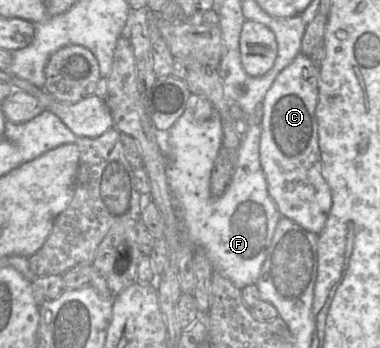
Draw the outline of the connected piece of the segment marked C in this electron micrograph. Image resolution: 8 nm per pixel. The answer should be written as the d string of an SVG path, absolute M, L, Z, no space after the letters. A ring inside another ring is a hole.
M299 54L279 73L262 101L260 139L260 162L268 193L280 215L318 235L332 209L332 190L325 176L317 122L320 67Z

